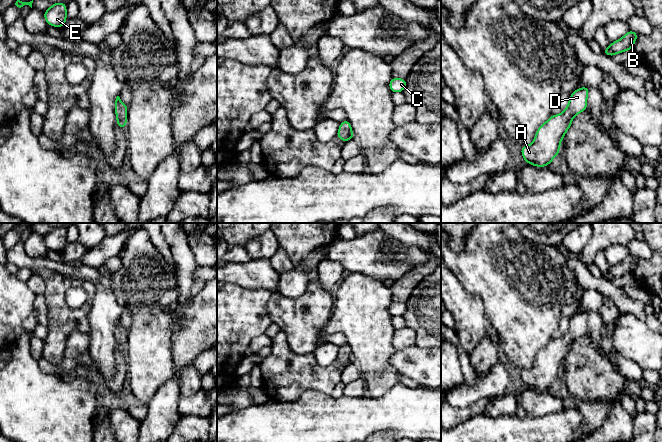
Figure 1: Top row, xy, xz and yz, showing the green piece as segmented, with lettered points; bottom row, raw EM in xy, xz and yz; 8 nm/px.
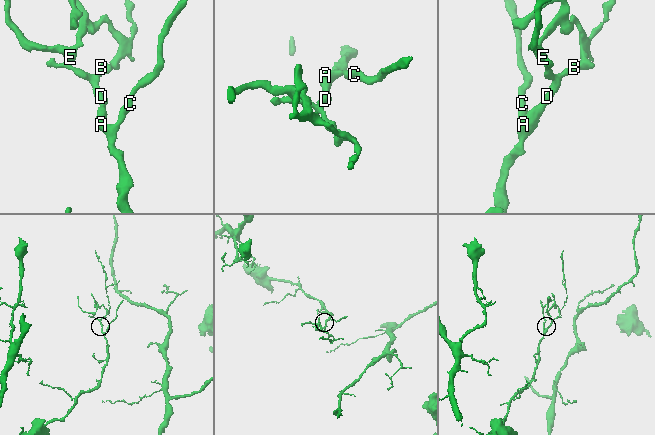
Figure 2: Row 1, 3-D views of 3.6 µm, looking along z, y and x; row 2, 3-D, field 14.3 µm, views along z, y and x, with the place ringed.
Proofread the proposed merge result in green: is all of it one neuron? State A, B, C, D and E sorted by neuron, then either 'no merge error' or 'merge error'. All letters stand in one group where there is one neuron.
A B C D E; no merge error

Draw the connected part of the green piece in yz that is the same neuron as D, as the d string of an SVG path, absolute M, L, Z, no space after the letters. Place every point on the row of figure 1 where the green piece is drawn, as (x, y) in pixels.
M587 86L575 90L565 110L561 114L552 115L538 128L532 144L521 147L525 163L545 167L558 156L562 138L571 126L573 117L587 109L589 90Z

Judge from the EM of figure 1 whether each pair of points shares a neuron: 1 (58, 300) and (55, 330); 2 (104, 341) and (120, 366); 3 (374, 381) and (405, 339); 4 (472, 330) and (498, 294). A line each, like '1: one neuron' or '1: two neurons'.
1: one neuron
2: two neurons
3: two neurons
4: two neurons

